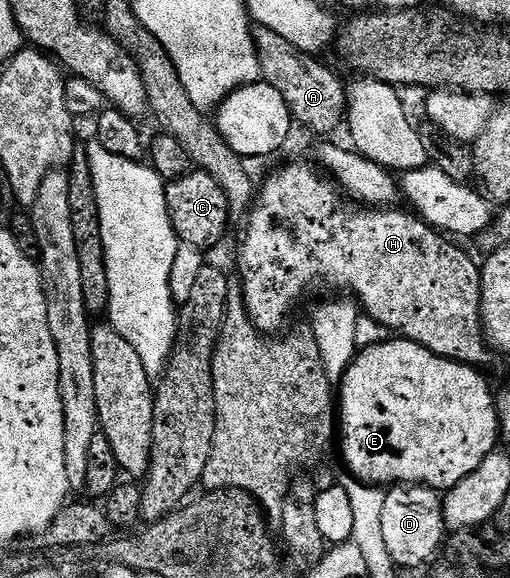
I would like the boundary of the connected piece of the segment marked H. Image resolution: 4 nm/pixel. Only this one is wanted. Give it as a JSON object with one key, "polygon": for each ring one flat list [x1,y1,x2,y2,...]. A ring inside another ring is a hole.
{"polygon":[[296,162,293,166,284,166,281,170,274,171,261,186,259,183,258,197,247,211,246,217,248,219,244,222,244,231,240,234,240,247,236,250,236,266,240,269,238,285,240,293,244,296,244,307,248,313,248,319,256,325,256,329,265,336,279,335,289,325,288,313,299,304,304,289,307,286,314,285,316,281,320,281,325,282,328,286,341,286,344,290,352,289,356,293,357,300,355,299,355,301,362,307,363,313,375,320,378,325,384,325,393,335,408,338,411,342,418,343,422,348,426,348,438,356,449,358,455,362,462,362,466,366,485,368,484,366,490,365,494,350,485,335,484,321,480,319,482,284,480,283,481,267,478,262,475,262,462,247,455,246,452,243,455,241,451,237,445,236,435,226,429,226,423,218,415,213,409,212,407,214,404,210,392,210,396,208,357,208,355,205,352,205,353,207,348,206,349,199,342,193,339,185,331,177,321,173,315,165,312,166,307,166,304,162]]}

